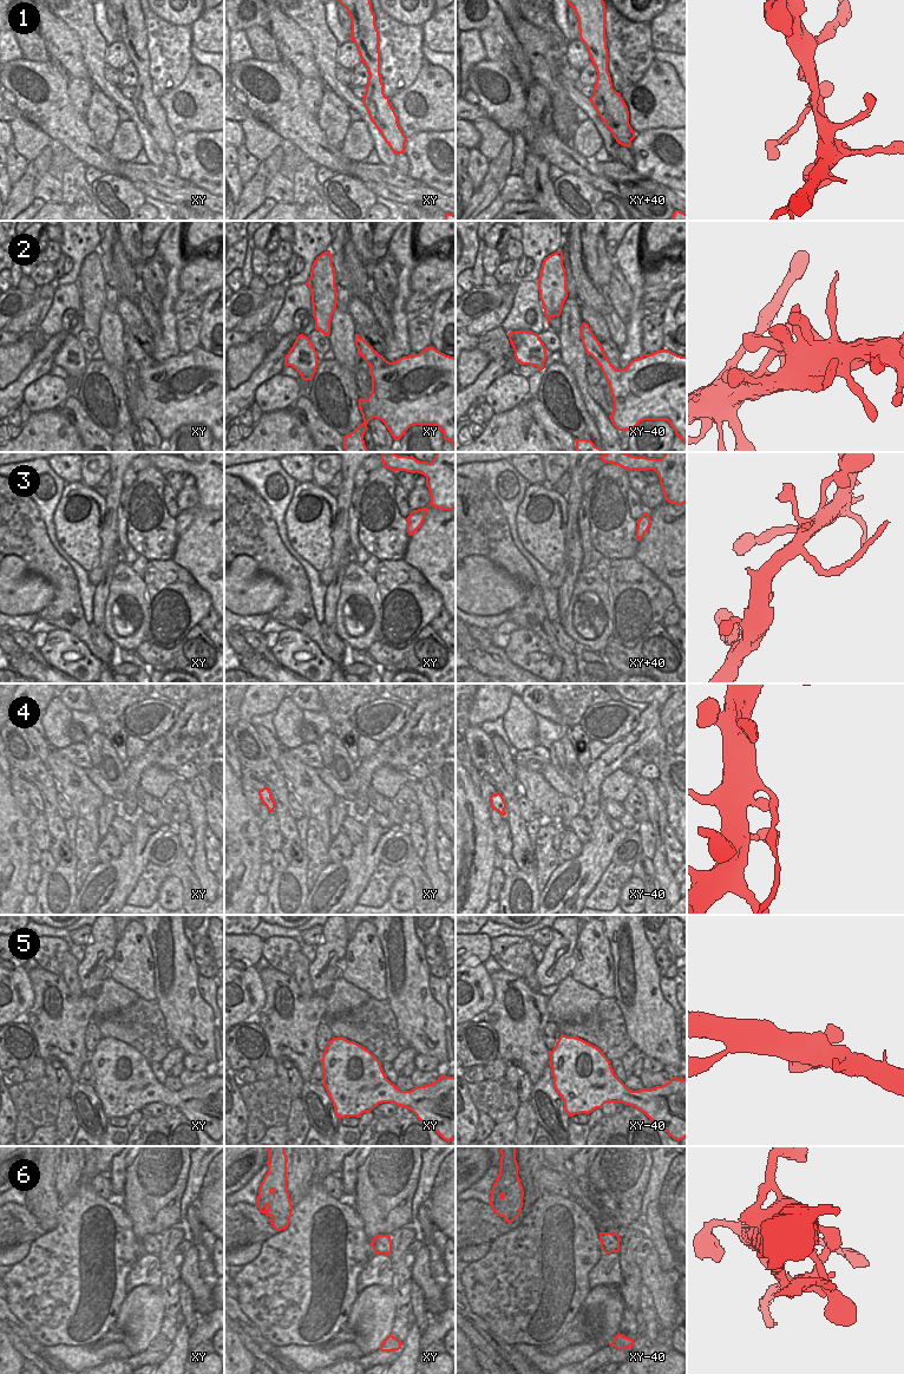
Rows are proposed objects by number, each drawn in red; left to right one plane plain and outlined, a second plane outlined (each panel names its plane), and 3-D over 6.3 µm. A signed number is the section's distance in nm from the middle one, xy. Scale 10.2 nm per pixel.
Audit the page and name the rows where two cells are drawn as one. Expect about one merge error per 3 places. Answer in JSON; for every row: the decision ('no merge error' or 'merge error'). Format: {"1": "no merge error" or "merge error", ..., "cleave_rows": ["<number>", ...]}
{"1": "no merge error", "2": "no merge error", "3": "merge error", "4": "merge error", "5": "no merge error", "6": "merge error", "cleave_rows": ["3", "4", "6"]}

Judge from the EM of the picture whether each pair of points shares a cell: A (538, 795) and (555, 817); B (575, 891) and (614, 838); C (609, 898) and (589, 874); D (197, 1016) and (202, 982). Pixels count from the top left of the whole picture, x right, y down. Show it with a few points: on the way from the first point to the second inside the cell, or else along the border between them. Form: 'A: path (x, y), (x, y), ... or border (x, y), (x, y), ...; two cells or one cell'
A: path (544, 800), (551, 811); one cell
B: path (580, 878), (601, 851); one cell
C: border (611, 862), (583, 902); two cells
D: border (198, 974), (197, 990), (211, 1009); two cells

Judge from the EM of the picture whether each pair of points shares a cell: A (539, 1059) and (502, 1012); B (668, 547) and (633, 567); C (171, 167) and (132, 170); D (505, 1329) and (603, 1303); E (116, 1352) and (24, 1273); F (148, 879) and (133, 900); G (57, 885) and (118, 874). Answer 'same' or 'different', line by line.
A: same
B: different
C: different
D: different
E: different
F: same
G: different

